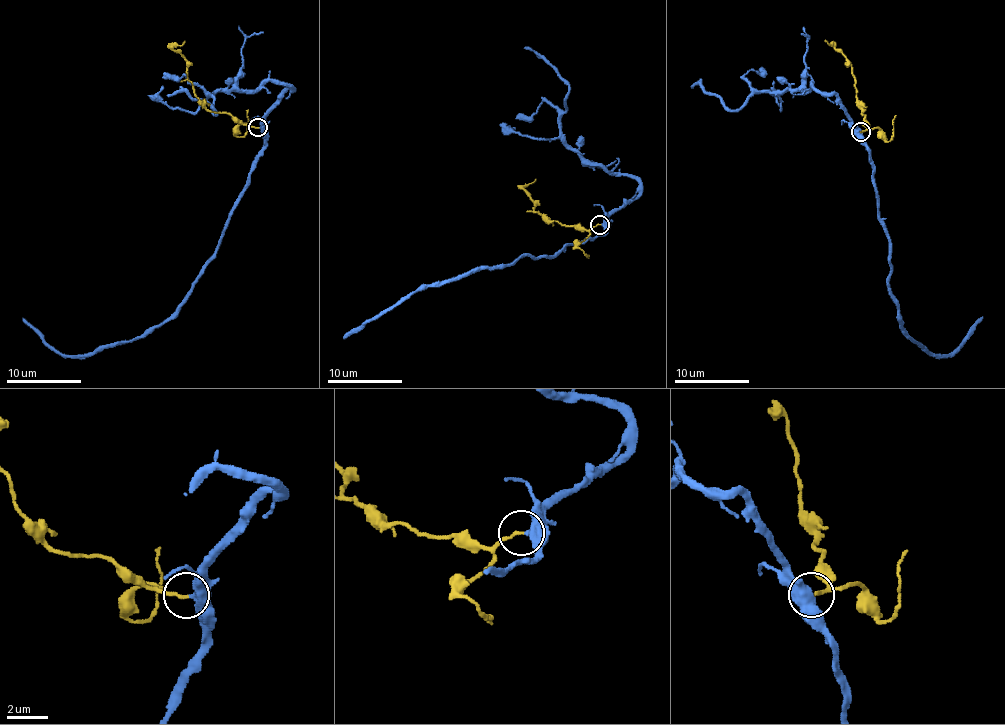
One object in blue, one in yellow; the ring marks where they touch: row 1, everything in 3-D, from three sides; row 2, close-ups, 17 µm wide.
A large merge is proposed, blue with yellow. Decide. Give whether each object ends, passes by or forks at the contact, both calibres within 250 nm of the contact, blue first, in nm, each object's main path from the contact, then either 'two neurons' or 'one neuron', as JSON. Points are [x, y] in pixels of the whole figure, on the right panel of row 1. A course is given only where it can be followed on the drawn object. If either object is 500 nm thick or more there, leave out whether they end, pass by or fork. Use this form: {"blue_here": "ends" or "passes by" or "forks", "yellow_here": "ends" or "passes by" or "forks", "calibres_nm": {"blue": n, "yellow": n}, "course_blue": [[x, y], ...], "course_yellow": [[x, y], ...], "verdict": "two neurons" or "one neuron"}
{"blue_here": "passes by", "yellow_here": "ends", "calibres_nm": {"blue": 400, "yellow": 160}, "course_blue": [[861, 131], [875, 179], [878, 218], [888, 234], [888, 294], [902, 330], [933, 354], [950, 353], [983, 316]], "course_yellow": [[861, 131], [868, 126], [851, 64], [825, 39]], "verdict": "one neuron"}

